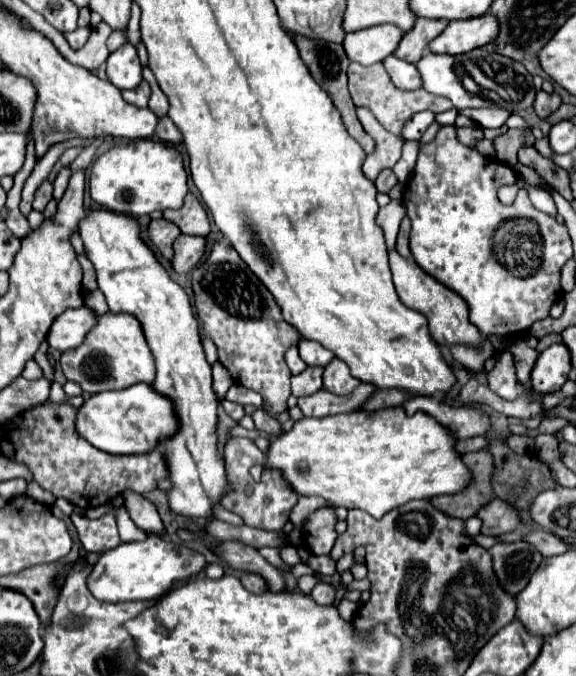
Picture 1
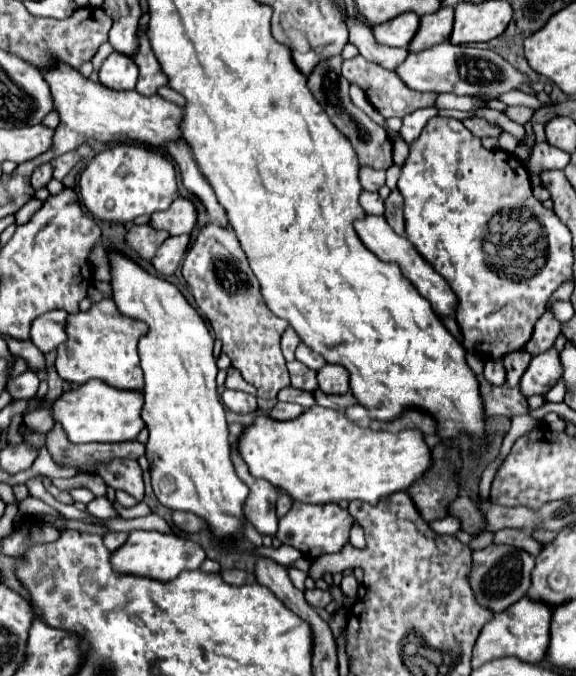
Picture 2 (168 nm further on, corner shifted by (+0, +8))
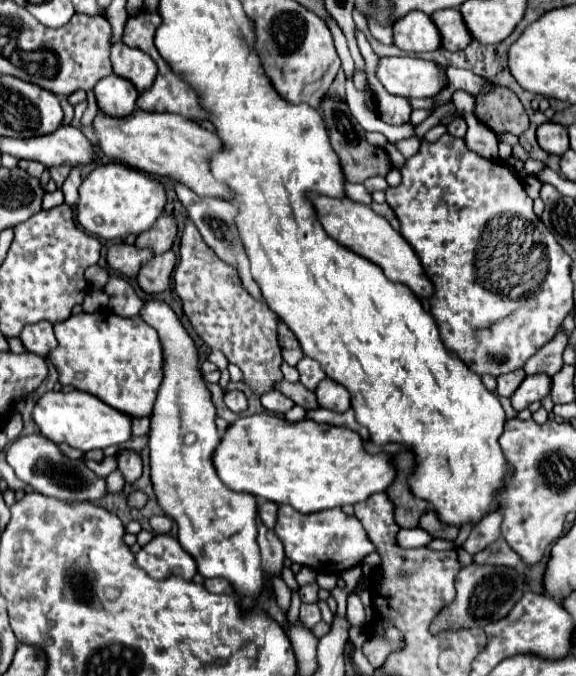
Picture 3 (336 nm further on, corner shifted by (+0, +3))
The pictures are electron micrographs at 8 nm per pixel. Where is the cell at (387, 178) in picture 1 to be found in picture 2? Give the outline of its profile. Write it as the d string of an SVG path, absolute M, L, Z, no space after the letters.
M342 57L326 59L324 63L320 63L320 67L316 67L316 71L312 73L312 79L308 79L308 89L312 91L316 101L324 107L332 125L352 143L360 167L368 165L372 169L388 169L392 167L392 141L380 125L376 125L362 109L358 109L352 103L348 95L348 81L340 75L340 67L342 67Z

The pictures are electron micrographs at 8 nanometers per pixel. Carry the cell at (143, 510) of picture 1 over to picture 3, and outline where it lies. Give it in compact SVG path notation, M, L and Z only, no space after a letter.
M122 450L118 454L118 470L128 484L134 484L142 476L142 458L134 450Z

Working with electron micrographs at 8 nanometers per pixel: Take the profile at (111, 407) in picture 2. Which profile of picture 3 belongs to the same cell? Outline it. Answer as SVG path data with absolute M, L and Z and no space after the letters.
M72 390L72 392L46 392L34 406L34 422L38 424L40 432L56 444L68 444L76 450L88 452L96 448L120 446L130 440L132 436L132 416L114 410L112 406L104 404L100 398Z

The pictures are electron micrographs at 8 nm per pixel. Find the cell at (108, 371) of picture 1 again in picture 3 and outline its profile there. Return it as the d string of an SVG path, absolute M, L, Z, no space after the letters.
M110 310L100 312L82 312L78 316L70 316L64 322L54 326L54 334L58 338L58 348L54 348L48 358L58 370L58 382L62 386L74 386L76 390L98 396L102 402L112 408L126 412L130 416L150 416L156 400L156 390L162 382L162 348L158 334L152 326L148 326L142 318L122 318Z

